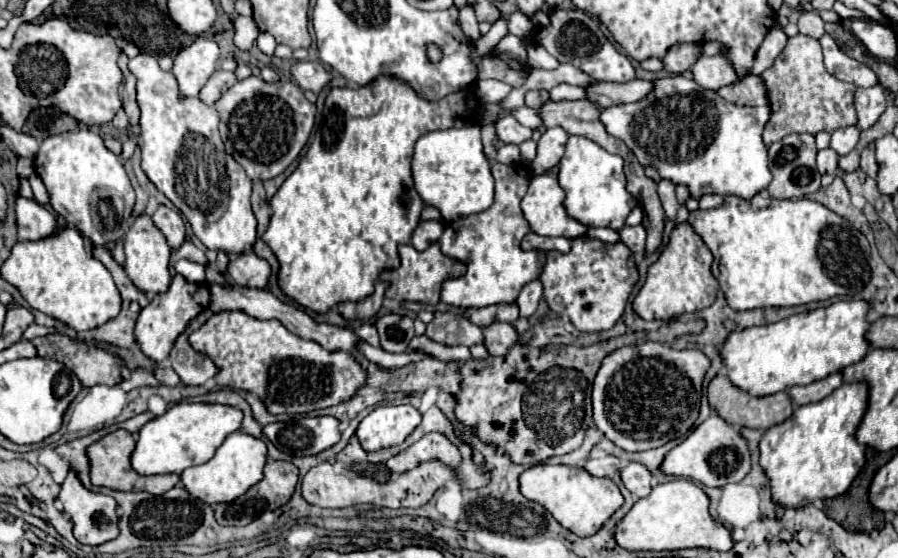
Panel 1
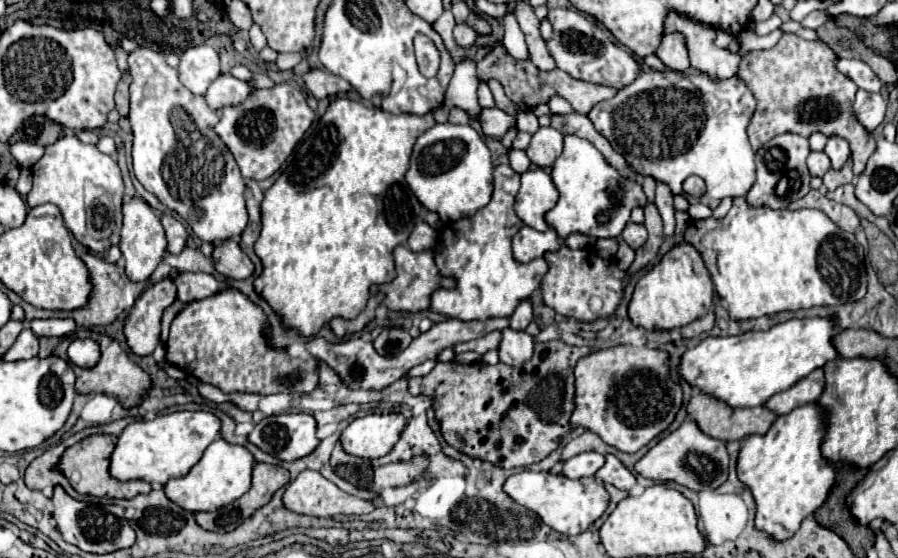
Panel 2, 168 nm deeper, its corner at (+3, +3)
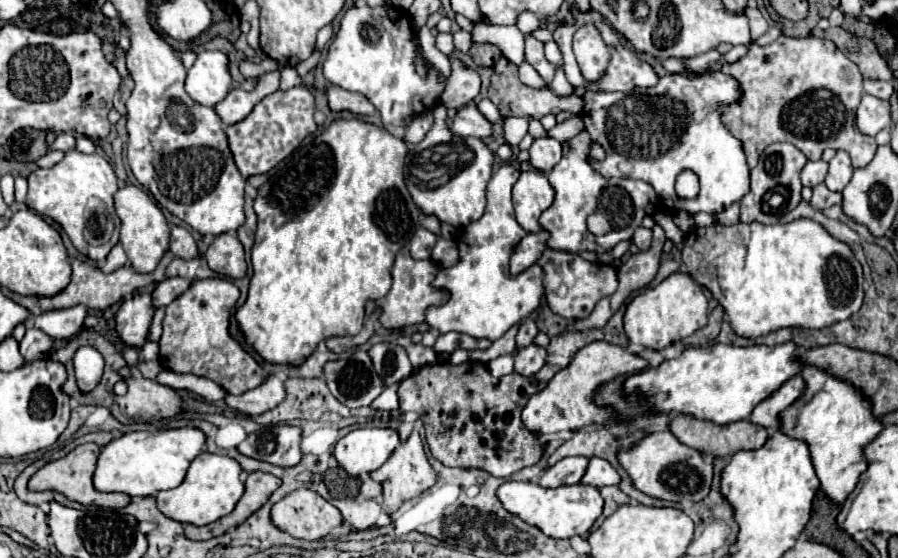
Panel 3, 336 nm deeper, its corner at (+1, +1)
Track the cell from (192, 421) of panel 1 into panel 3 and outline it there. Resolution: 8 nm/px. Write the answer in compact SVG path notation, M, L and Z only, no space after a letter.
M192 426L172 428L172 430L152 430L152 432L150 430L126 432L102 448L94 472L94 486L100 492L124 492L128 496L154 496L160 490L170 490L182 484L186 470L190 468L190 462L200 452L204 452L204 448L206 448L206 434L200 428L192 428Z

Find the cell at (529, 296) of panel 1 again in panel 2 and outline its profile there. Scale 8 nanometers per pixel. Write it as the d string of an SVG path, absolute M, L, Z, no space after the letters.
M522 300L518 304L518 308L514 310L514 314L510 316L510 328L512 330L526 330L530 320L532 320L532 306L528 300Z

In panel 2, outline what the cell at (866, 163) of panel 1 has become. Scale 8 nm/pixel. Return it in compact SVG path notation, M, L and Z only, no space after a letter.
M782 34L770 50L748 52L742 56L738 76L748 84L756 98L756 112L748 124L748 138L754 150L762 148L778 134L798 134L810 138L814 132L840 136L848 140L854 162L854 176L860 176L864 164L876 149L876 138L862 126L852 111L858 86L836 68L838 56L822 40L804 40L794 34Z

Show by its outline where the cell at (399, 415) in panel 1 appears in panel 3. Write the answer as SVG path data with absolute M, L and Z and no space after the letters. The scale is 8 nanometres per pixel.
M356 428L338 440L334 456L350 476L380 468L398 446L398 432L392 428Z

